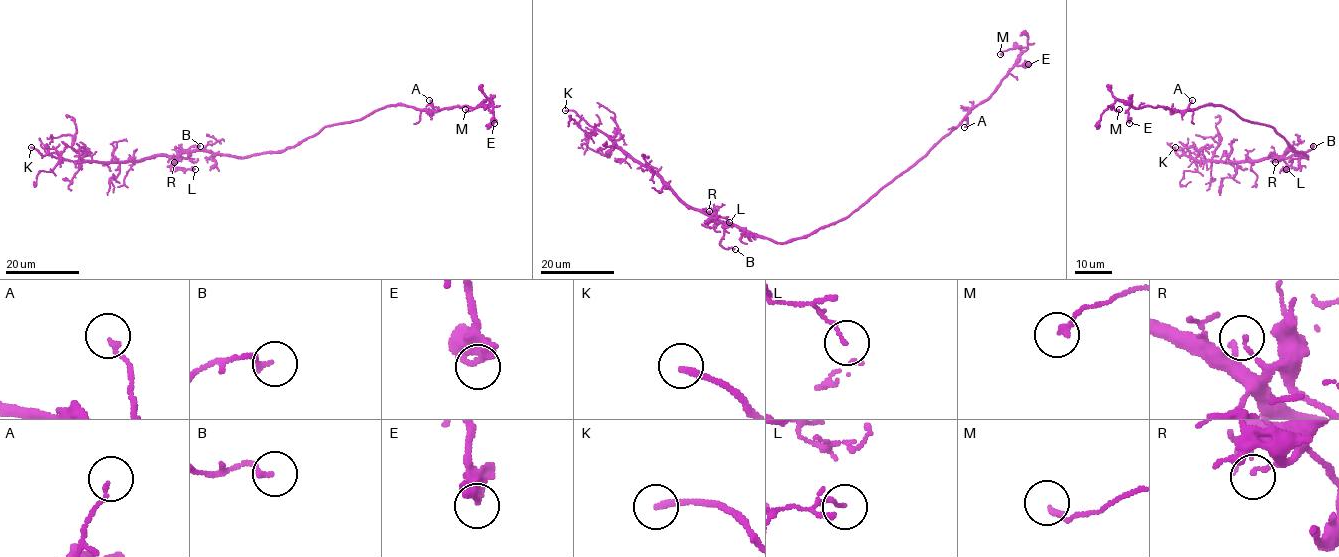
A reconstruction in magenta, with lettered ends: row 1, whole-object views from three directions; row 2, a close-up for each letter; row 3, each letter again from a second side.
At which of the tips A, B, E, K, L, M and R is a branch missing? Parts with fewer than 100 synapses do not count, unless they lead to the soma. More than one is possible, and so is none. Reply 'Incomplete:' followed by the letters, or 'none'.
Incomplete: K

